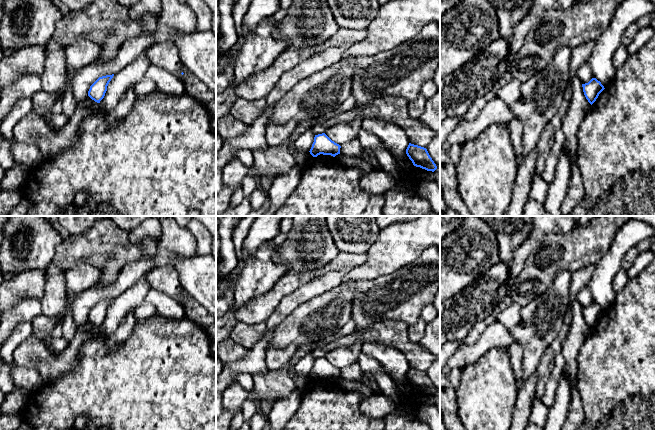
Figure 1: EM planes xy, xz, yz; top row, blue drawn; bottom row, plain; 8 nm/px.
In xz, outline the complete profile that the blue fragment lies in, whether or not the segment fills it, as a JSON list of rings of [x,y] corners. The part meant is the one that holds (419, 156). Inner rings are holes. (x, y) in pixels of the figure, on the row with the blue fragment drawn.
[[[409,143],[406,154],[413,165],[427,171],[434,172],[437,169],[436,164],[430,157],[426,148]]]

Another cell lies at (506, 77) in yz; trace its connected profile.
[[[509,71],[504,73],[494,84],[493,88],[484,96],[486,101],[490,101],[497,97],[497,92],[500,88],[512,80],[512,75]]]

